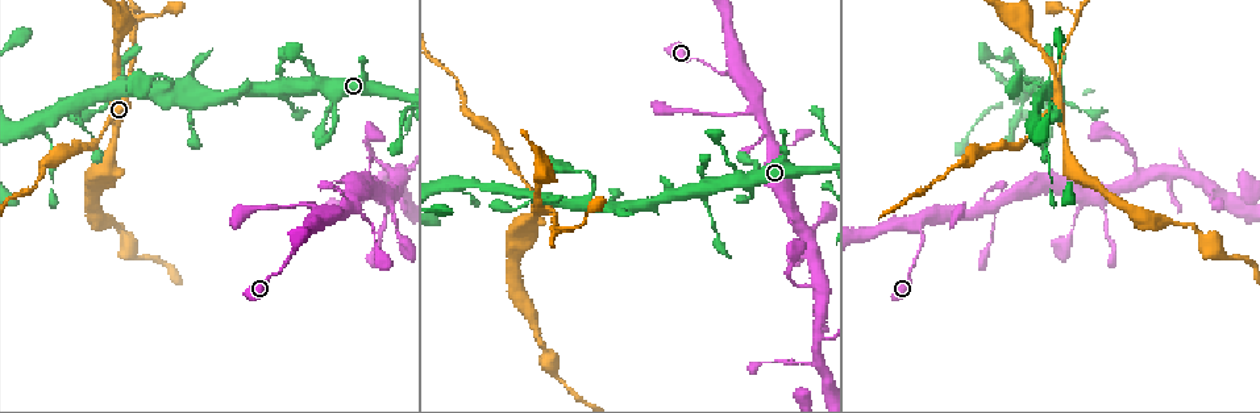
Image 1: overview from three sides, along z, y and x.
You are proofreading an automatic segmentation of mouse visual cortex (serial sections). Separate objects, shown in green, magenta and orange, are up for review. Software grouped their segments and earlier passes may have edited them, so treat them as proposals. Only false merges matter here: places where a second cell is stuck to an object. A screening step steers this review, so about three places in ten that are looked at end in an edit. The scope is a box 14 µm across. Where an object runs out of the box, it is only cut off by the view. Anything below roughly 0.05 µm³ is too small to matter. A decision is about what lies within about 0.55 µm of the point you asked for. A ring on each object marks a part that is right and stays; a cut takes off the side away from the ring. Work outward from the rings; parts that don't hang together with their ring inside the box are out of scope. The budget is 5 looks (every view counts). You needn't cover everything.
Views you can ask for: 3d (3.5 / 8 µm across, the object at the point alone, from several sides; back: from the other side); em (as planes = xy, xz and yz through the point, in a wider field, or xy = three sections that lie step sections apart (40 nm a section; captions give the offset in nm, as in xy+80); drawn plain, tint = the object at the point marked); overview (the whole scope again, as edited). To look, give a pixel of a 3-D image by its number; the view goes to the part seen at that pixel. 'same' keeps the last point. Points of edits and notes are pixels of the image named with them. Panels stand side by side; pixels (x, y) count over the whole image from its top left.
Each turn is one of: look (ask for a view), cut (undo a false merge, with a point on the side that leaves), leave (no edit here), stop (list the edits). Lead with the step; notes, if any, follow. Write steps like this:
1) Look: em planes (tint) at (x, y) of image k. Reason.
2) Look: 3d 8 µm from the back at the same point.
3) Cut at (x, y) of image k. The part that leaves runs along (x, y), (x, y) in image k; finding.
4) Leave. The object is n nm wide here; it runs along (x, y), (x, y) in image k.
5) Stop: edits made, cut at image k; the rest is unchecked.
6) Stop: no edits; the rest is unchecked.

Look: 3d 3.5 µm at (755, 111) of image 1. Side arm on a straight run.

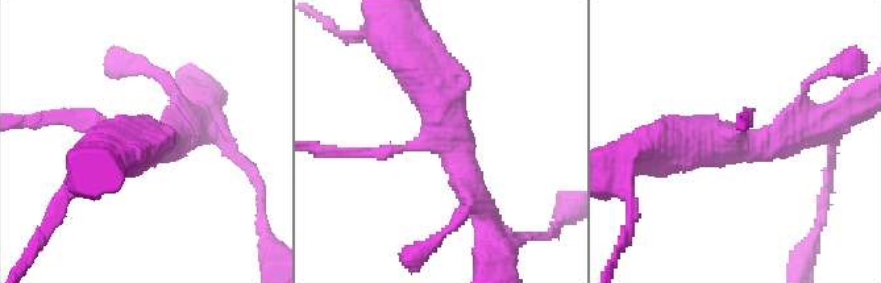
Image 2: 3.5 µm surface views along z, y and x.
Look: em xy step 2 (tint) at (734, 139) of image 2. 3 arms meet here; the arms are 150, 350, 600 nm wide.

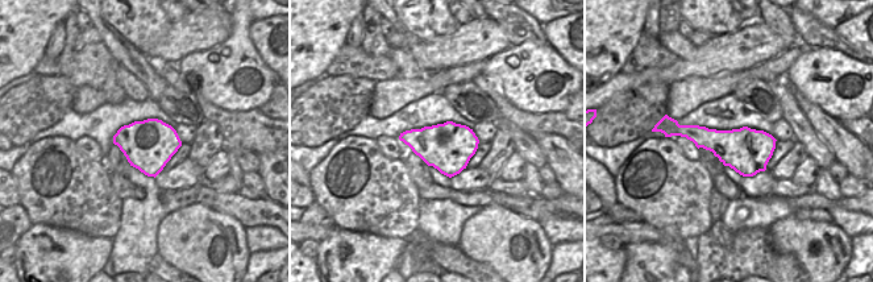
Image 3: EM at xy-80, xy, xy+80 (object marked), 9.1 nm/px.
Leave. It runs along (411, 61), (480, 209) in image 2; continuous, no second cell.

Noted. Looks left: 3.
Look: 3d 3.5 µm at (1106, 220) of image 1. Thick turns thin.

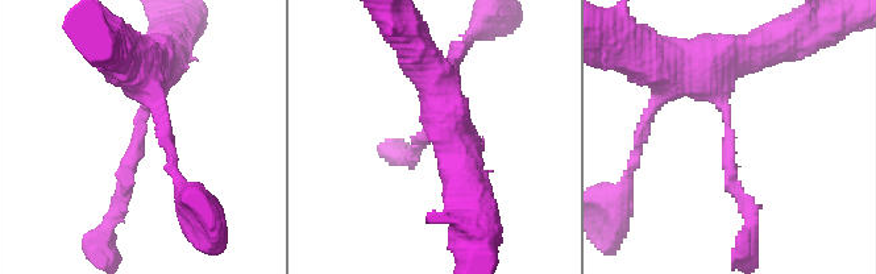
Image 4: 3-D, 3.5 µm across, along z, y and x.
Look: em xy step 1 (tint) at (137, 128) of image 4. The arms are 150, 500 nm wide.

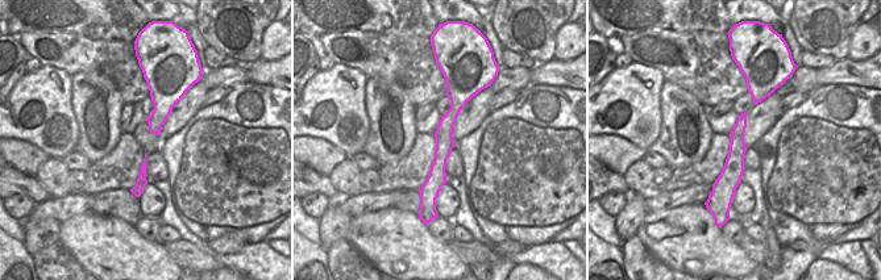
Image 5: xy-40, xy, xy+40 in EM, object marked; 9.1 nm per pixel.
Leave. It runs along (145, 61), (149, 102), (117, 211) in image 4; continuous, no second cell.

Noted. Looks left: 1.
Stop: no edits; the rest is unchecked.

